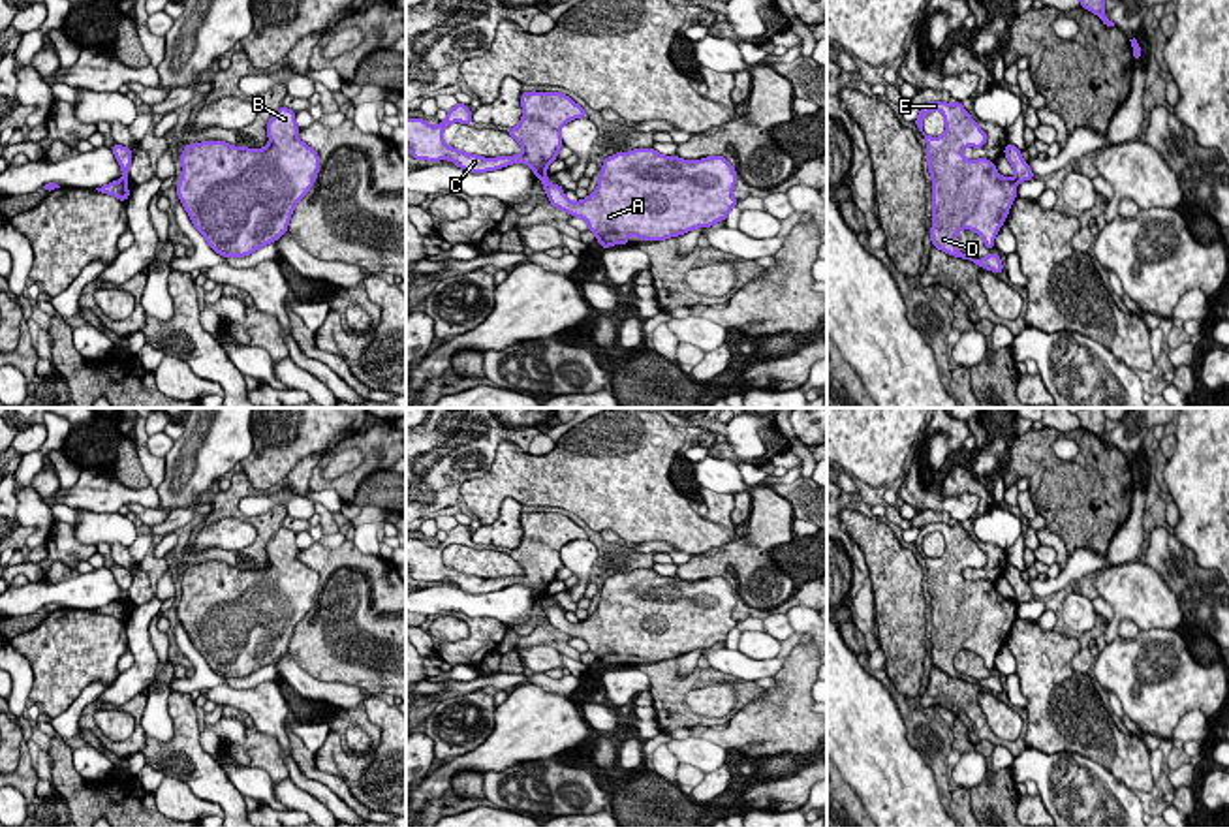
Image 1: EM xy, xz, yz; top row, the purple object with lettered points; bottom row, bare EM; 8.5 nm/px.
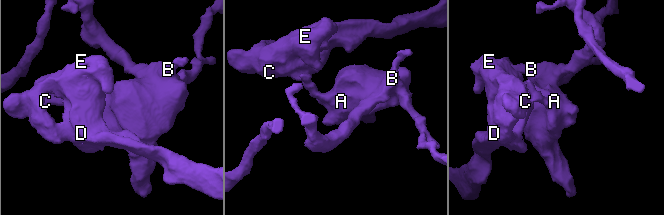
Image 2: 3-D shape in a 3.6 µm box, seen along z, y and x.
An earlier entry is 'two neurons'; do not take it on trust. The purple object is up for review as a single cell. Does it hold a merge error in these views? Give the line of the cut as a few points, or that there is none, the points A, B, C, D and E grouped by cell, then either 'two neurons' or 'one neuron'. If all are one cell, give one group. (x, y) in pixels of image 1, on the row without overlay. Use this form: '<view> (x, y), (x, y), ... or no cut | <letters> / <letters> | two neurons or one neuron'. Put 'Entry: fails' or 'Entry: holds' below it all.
xz (545, 594), (538, 598) | A B / C D E | two neurons
Entry: holds

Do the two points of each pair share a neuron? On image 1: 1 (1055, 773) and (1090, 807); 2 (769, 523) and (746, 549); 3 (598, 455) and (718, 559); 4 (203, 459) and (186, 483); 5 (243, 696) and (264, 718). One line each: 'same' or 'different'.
1: same
2: same
3: different
4: same
5: same

